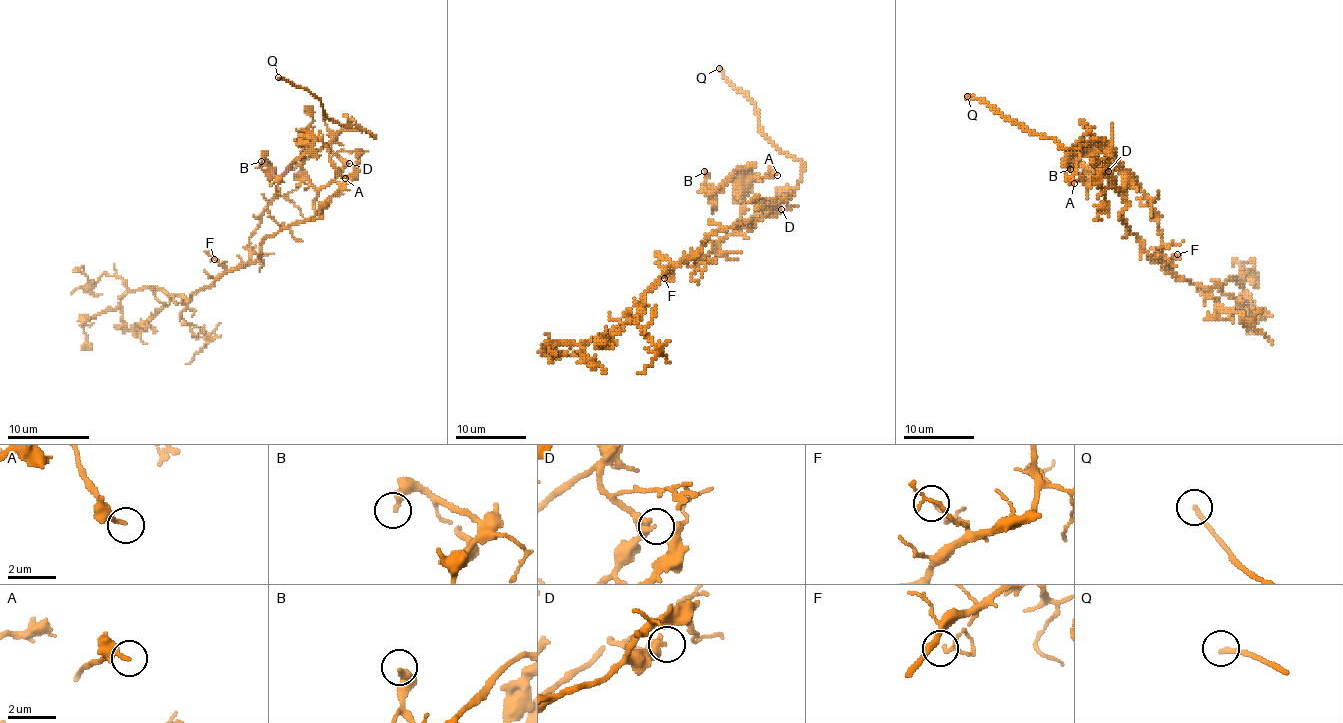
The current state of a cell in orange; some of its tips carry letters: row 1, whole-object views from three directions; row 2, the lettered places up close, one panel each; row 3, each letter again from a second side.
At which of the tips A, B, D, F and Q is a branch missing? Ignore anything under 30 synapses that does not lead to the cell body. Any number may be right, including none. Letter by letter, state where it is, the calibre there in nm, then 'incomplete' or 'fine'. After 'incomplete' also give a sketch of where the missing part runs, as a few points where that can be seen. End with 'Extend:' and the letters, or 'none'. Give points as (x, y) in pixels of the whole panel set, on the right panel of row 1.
A: (1074, 183) | 320 nm | fine
B: (1070, 169) | 300 nm | fine
D: (1108, 171) | 360 nm | fine
F: (1177, 254) | 80 nm | fine
Q: (967, 96) | 190 nm | incomplete | (967, 96), (946, 103)
Extend: Q

